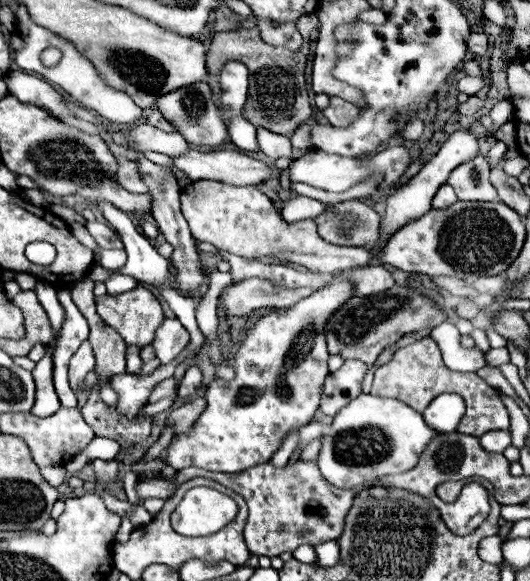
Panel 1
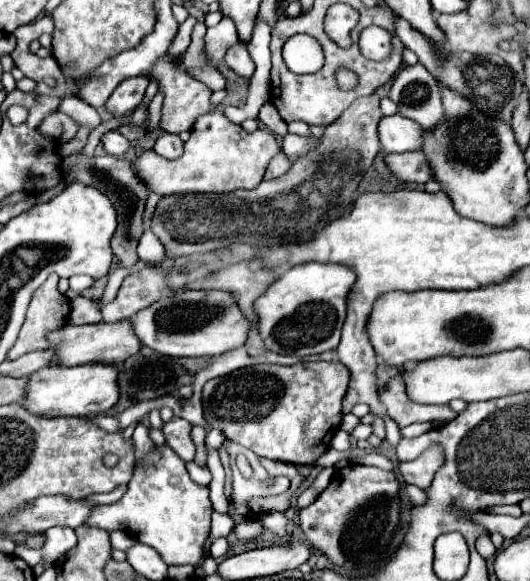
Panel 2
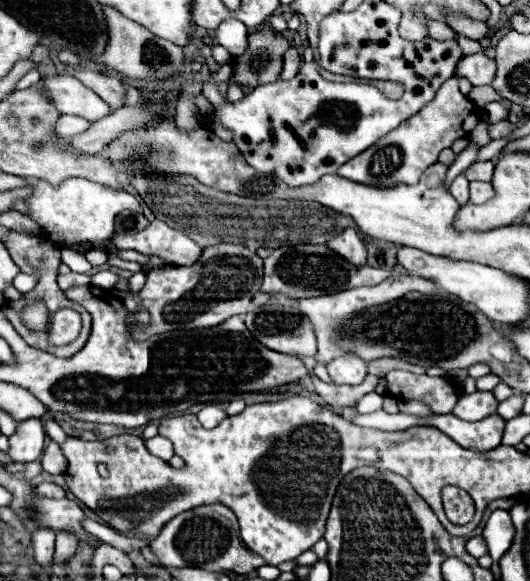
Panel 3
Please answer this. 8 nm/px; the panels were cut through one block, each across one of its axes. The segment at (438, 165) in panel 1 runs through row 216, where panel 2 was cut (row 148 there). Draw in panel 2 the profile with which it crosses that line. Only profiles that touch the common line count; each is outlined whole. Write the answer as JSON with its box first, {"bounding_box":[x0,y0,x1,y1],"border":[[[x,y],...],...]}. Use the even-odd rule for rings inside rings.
{"bounding_box":[378,114,422,152],"border":[[[400,114],[384,116],[378,124],[380,144],[384,152],[410,152],[422,146],[422,126]]]}

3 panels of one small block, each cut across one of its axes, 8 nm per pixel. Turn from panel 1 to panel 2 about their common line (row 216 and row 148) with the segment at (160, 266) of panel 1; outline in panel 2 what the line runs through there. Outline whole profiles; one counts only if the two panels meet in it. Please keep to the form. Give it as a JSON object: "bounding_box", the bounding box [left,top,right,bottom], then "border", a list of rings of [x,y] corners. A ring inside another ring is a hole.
{"bounding_box":[102,132,130,156],"border":[[[106,132],[102,136],[102,144],[104,144],[104,150],[112,156],[122,156],[126,154],[128,146],[130,146],[130,140],[124,138],[120,132]]]}

